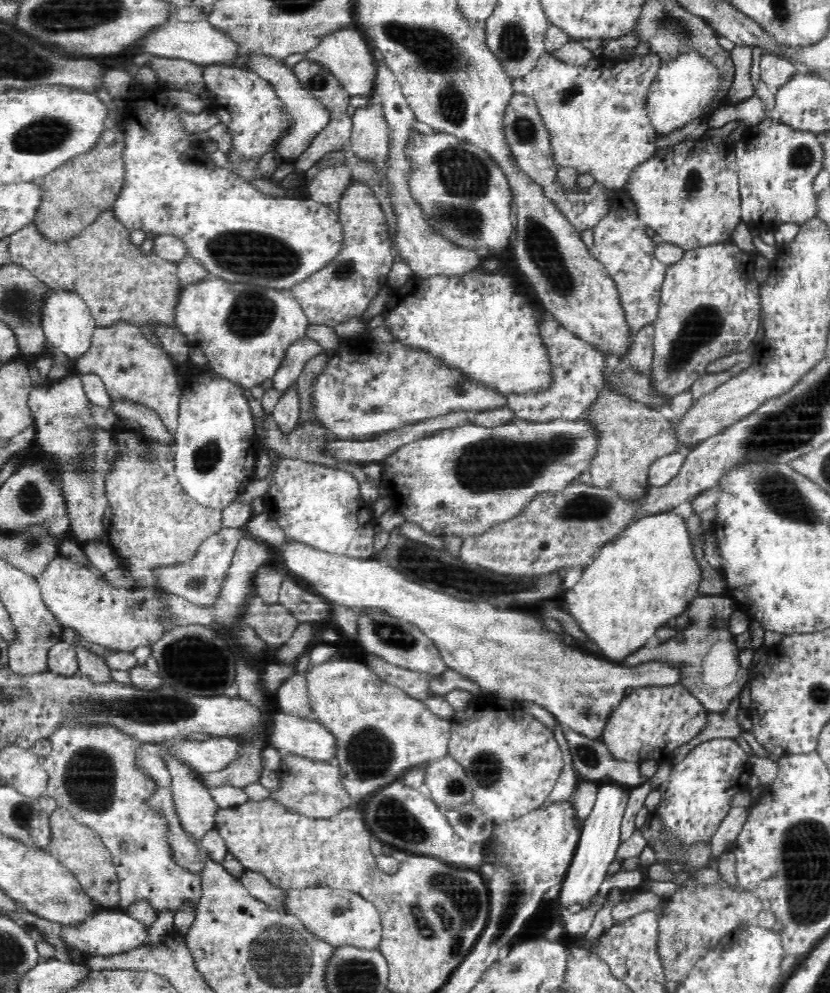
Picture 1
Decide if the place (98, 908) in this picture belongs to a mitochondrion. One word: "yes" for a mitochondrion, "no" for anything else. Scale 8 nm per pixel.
no

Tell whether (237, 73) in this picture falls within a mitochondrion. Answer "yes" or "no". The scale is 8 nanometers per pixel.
no

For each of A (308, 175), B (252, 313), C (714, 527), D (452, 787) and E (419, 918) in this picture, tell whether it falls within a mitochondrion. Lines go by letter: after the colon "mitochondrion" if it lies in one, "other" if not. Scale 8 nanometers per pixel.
A: other
B: mitochondrion
C: other
D: mitochondrion
E: mitochondrion

